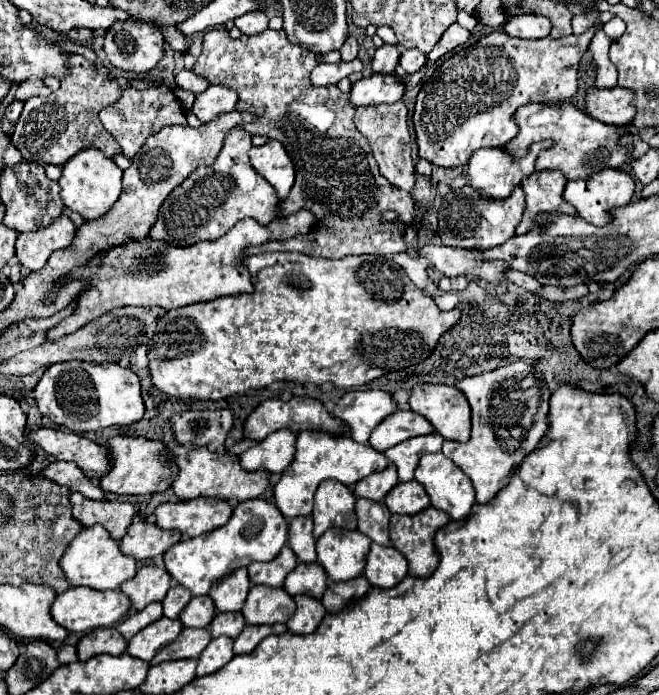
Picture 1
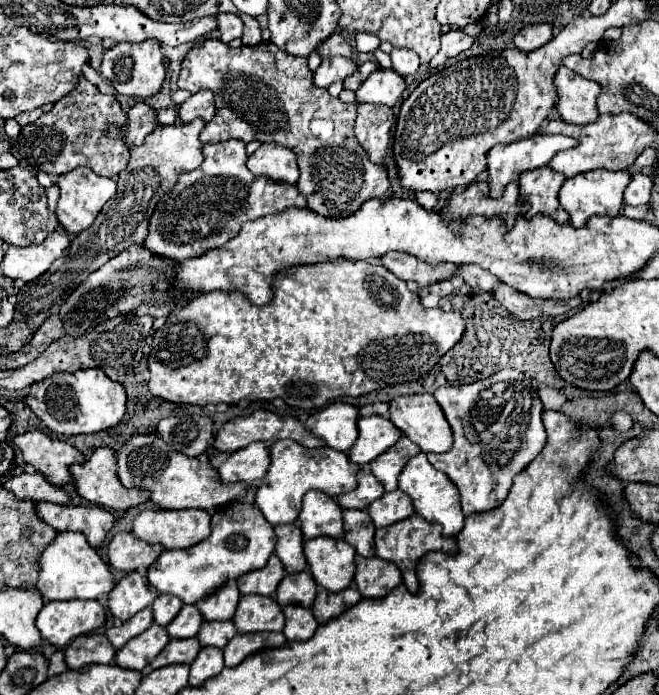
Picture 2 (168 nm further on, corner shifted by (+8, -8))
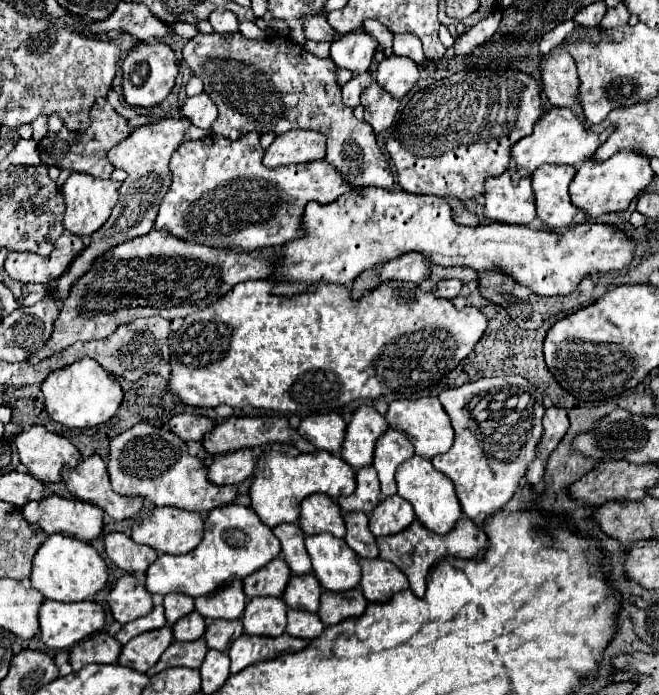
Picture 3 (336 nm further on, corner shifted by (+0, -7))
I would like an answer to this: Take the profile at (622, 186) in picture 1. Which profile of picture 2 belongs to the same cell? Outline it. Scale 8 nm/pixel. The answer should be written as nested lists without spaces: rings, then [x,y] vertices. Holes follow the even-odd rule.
[[[594,169],[594,171],[586,171],[576,177],[566,179],[560,189],[560,203],[570,213],[570,223],[574,227],[582,227],[582,223],[586,223],[594,215],[616,217],[622,207],[622,193],[624,193],[626,185],[630,183],[630,179],[632,179],[630,169],[620,169],[620,171]]]

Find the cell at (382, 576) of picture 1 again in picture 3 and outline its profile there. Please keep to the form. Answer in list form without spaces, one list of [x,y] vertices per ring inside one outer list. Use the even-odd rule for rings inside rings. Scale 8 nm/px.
[[[360,558],[362,566],[362,592],[368,602],[388,602],[396,592],[408,588],[406,576],[382,558]]]

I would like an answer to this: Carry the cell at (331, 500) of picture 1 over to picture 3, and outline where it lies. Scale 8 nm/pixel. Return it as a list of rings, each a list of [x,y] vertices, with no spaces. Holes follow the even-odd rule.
[[[312,494],[302,500],[300,512],[300,528],[304,534],[322,534],[330,532],[338,538],[344,538],[346,524],[342,518],[342,510],[334,498],[326,494]]]

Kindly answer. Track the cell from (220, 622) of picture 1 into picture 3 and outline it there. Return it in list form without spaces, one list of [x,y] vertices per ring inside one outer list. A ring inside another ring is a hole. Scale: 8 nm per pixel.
[[[208,620],[208,628],[204,634],[204,640],[208,648],[228,652],[234,638],[242,636],[244,628],[240,620]]]

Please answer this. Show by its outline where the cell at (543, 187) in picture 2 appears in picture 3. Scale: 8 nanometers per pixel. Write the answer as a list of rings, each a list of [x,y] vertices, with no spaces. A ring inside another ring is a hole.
[[[540,166],[532,174],[536,212],[538,218],[550,228],[570,226],[574,214],[578,212],[568,196],[568,184],[574,174],[574,166]]]

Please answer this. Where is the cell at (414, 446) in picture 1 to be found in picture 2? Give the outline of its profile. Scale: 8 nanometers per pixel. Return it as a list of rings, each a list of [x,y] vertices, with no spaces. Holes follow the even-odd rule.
[[[400,437],[398,443],[394,443],[388,451],[378,455],[370,463],[370,469],[372,469],[374,477],[382,483],[384,491],[396,491],[398,489],[396,481],[398,481],[402,467],[408,463],[408,459],[412,459],[418,453],[420,453],[418,447],[414,447],[414,443],[410,443],[410,439]]]

